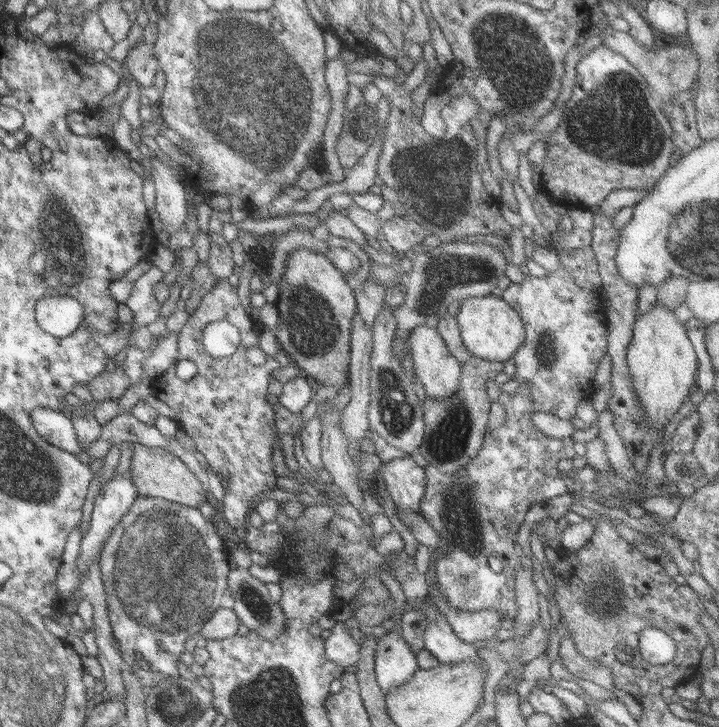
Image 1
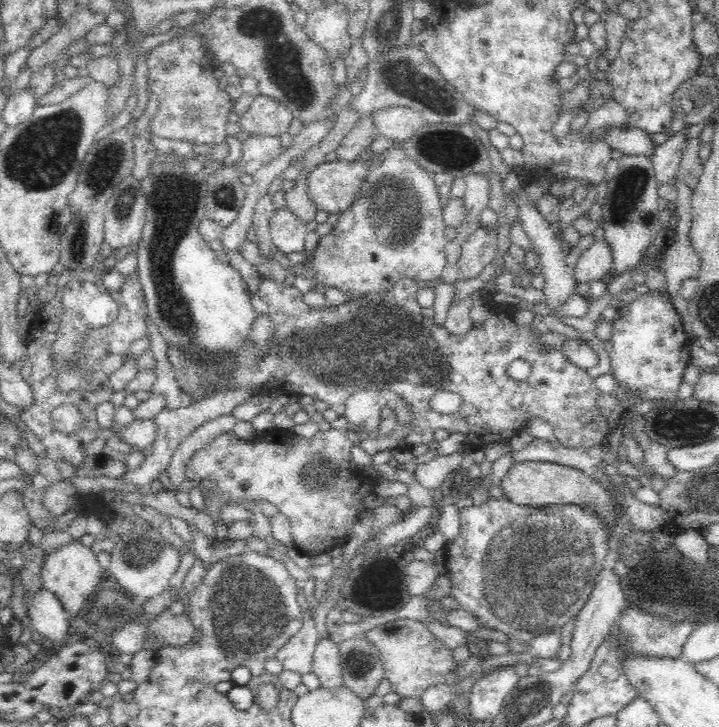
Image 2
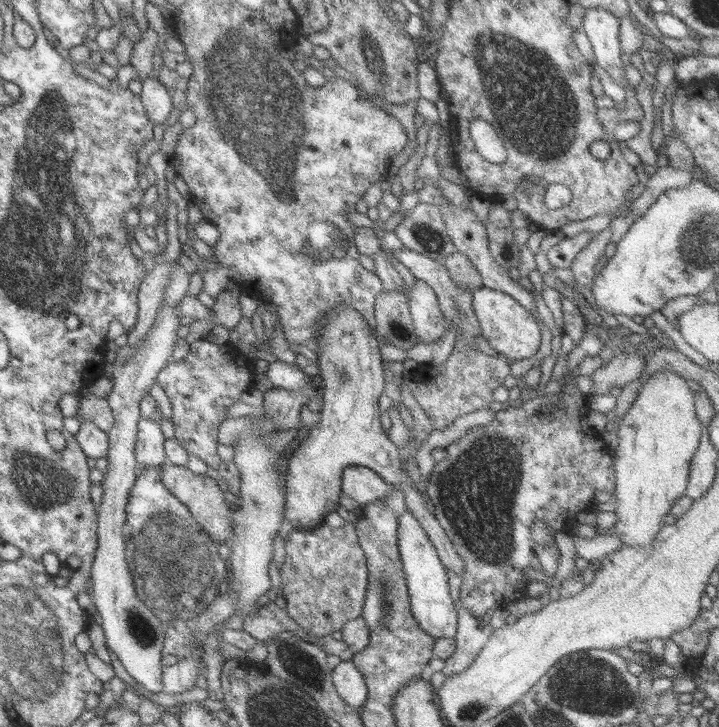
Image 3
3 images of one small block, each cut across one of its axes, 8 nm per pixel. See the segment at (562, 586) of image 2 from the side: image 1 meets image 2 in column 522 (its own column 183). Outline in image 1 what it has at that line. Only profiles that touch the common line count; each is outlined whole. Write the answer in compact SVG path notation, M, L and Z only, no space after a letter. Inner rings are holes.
M137 496L129 510L119 519L119 522L111 529L108 537L98 554L98 563L101 571L103 586L106 594L107 614L111 625L112 635L116 642L116 648L121 653L121 658L134 672L134 677L138 680L141 688L147 690L158 684L163 679L176 678L179 674L175 668L175 661L179 654L184 652L184 641L197 634L198 630L209 620L216 608L219 608L219 600L223 592L227 589L227 575L230 571L227 565L227 552L222 542L222 537L217 533L215 526L207 522L202 515L196 513L195 508L181 506L174 502L163 500L162 498L149 498Z

